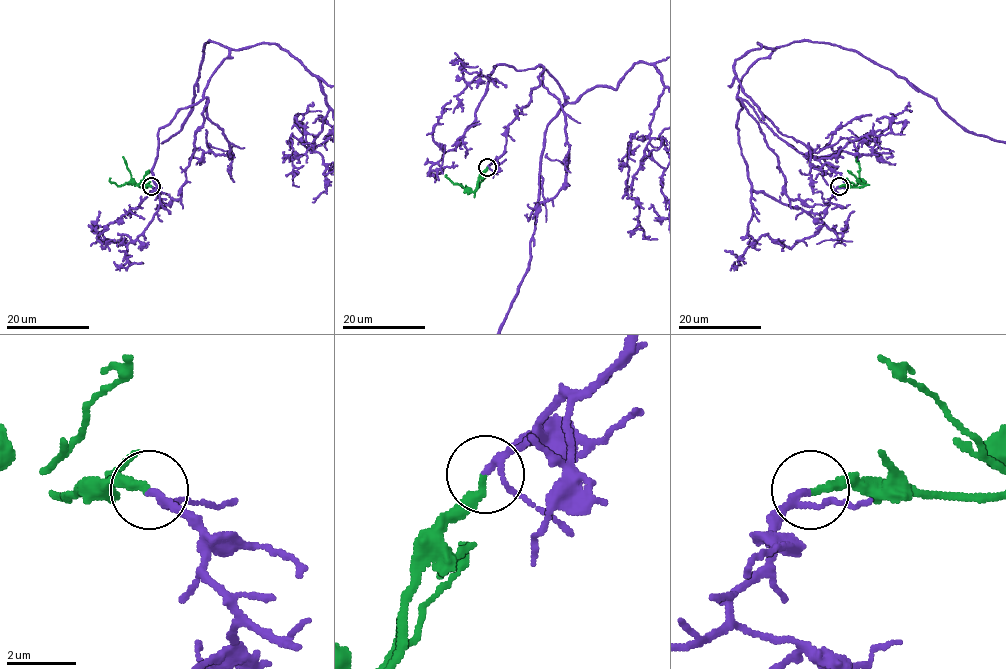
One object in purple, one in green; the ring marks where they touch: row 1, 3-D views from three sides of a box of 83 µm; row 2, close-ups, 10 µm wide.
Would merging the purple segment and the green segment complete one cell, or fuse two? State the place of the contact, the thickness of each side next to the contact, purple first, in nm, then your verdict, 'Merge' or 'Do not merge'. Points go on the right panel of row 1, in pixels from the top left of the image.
Place: (839, 186). Thickness 160 nm (purple) against 200 nm. Merge

